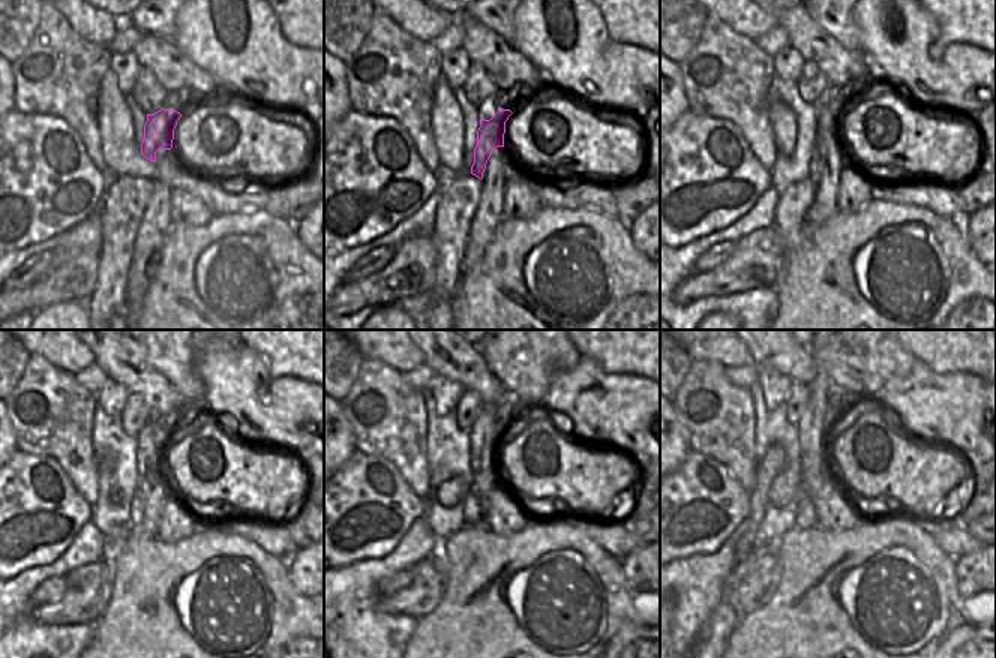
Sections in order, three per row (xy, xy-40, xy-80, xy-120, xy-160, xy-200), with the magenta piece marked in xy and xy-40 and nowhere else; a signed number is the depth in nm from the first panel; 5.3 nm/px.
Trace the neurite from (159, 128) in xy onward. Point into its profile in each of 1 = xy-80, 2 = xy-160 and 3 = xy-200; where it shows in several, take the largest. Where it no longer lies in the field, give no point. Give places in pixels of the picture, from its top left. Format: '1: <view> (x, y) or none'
1: xy-80 (825, 140)
2: xy-160 (471, 513)
3: xy-200 (804, 516)

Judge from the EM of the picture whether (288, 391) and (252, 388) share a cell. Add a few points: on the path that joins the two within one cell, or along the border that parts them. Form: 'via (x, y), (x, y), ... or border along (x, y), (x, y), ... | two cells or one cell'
via (279, 394), (261, 394) | one cell

